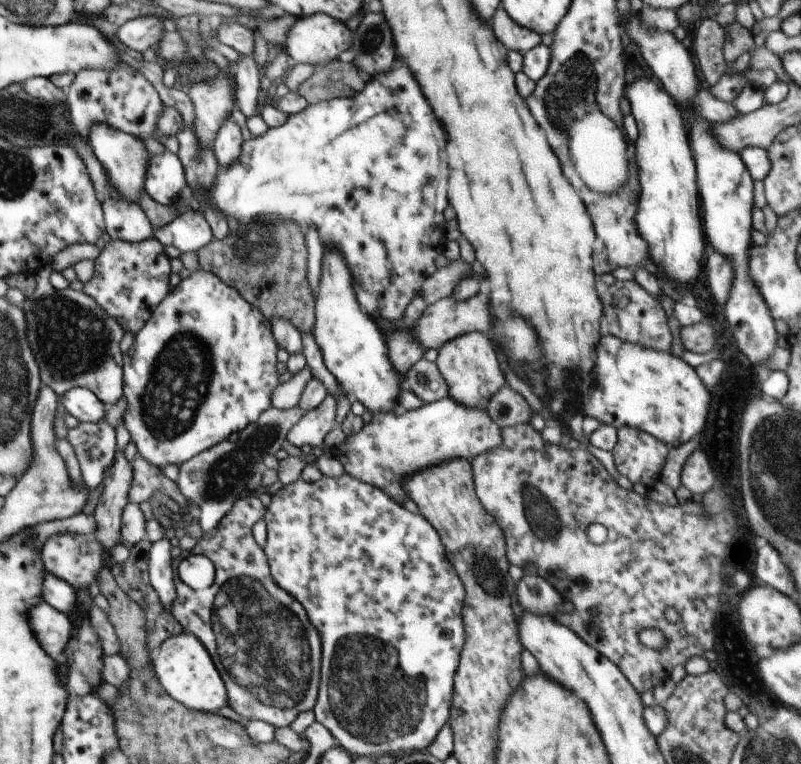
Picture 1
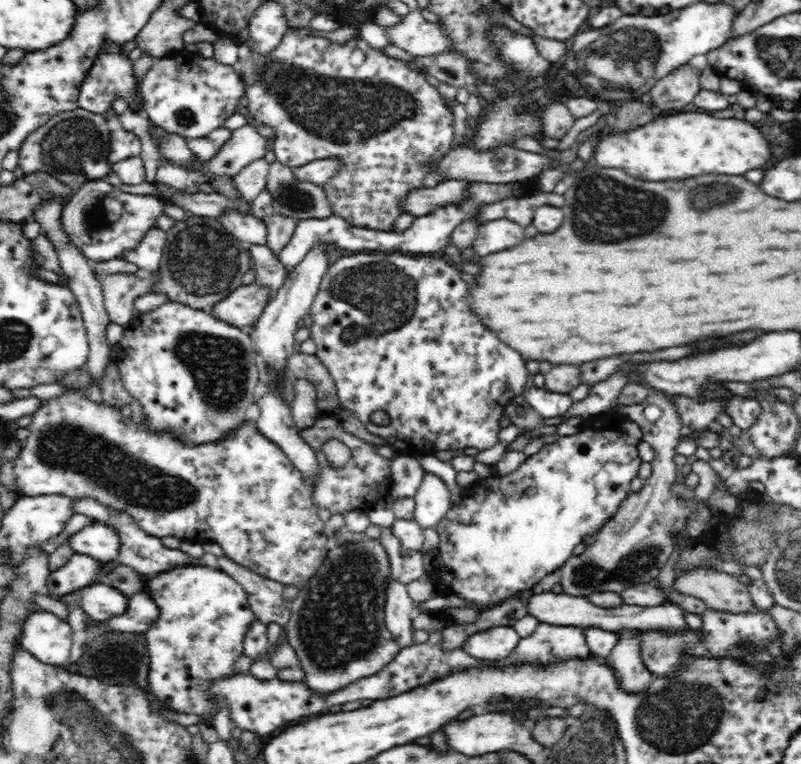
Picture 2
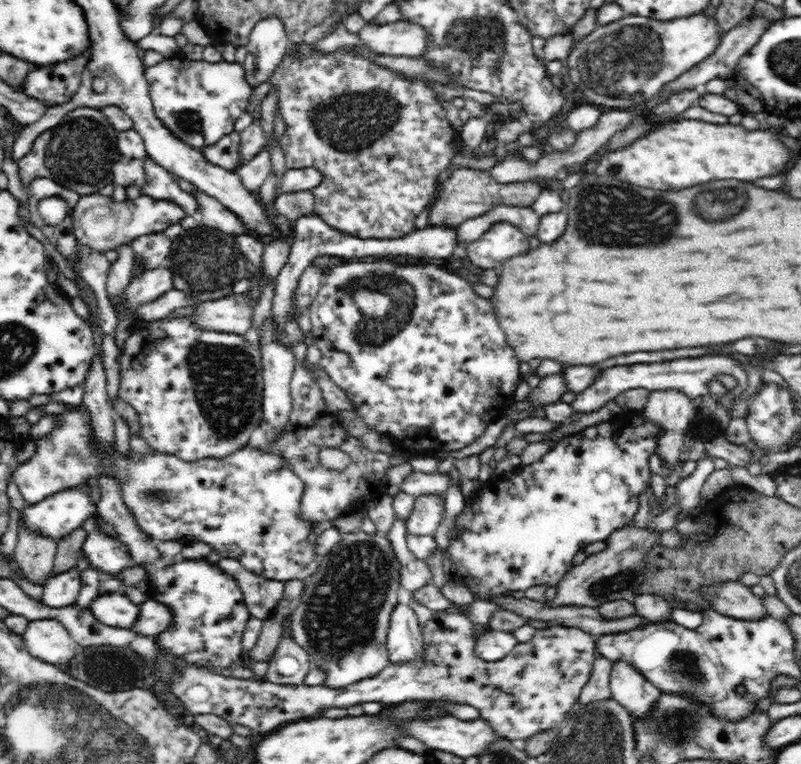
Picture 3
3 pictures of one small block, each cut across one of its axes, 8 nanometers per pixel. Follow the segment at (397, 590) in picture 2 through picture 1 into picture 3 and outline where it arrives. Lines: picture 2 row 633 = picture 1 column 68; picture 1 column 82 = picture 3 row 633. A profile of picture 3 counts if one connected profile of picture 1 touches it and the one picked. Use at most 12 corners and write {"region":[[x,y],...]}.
{"region":[[398,603],[387,633],[390,665],[423,654],[423,630]]}

